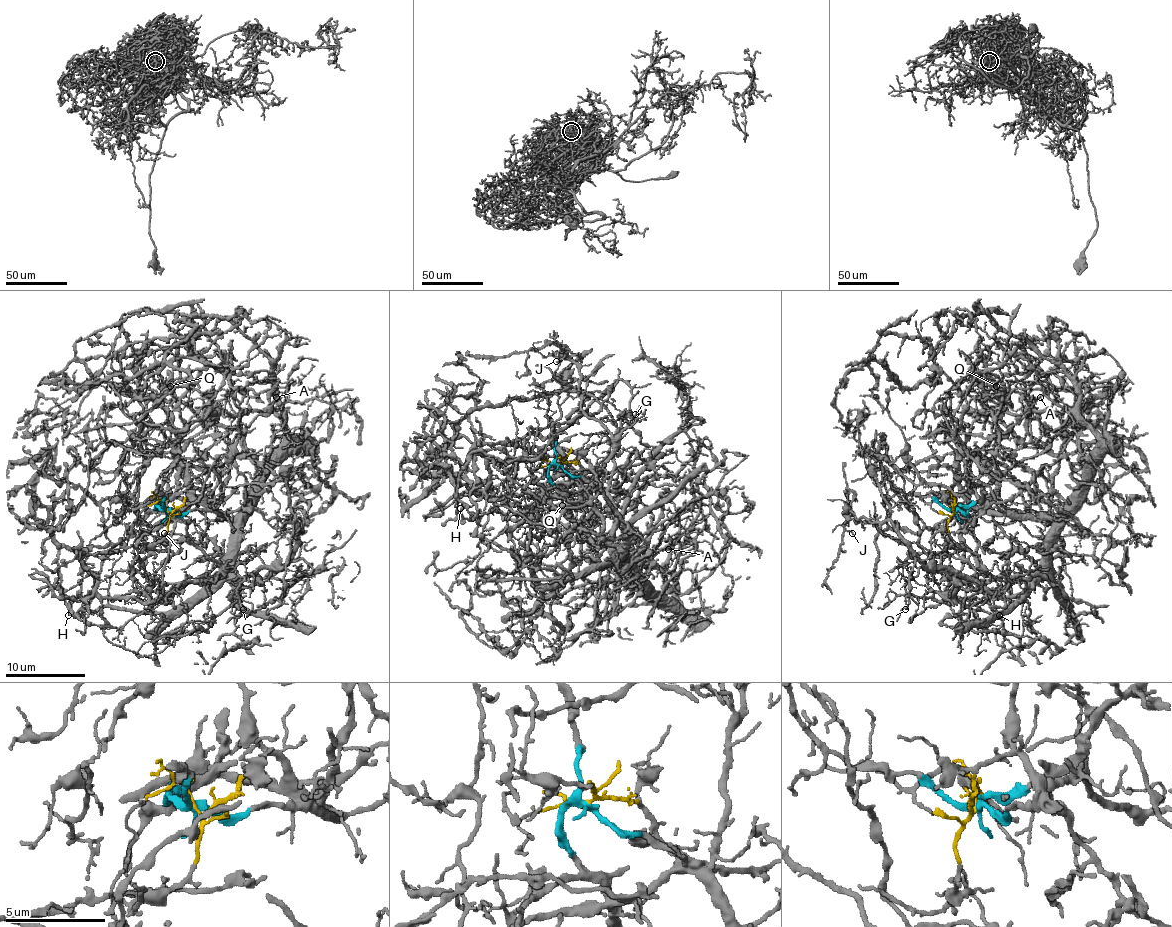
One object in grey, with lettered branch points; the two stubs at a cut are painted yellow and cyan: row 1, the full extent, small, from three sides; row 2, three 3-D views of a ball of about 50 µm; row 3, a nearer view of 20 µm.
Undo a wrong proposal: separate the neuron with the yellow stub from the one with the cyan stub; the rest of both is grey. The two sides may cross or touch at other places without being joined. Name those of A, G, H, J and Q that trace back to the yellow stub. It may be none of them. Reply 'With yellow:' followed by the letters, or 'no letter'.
With yellow: A, G, J

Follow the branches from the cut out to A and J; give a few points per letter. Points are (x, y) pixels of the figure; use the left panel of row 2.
A: (165, 510), (173, 512), (197, 490), (221, 520), (245, 506), (285, 438), (285, 398), (275, 396)
J: (165, 510), (197, 490), (231, 524), (227, 568), (197, 581), (219, 564), (185, 522), (163, 534)

